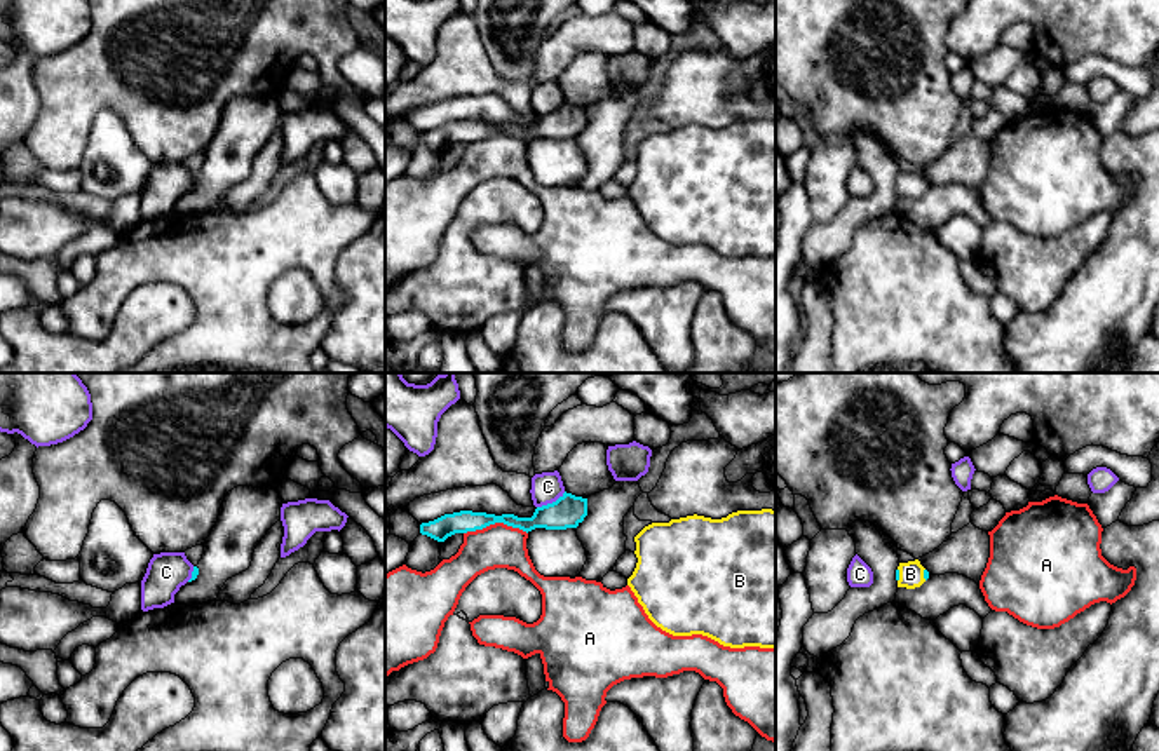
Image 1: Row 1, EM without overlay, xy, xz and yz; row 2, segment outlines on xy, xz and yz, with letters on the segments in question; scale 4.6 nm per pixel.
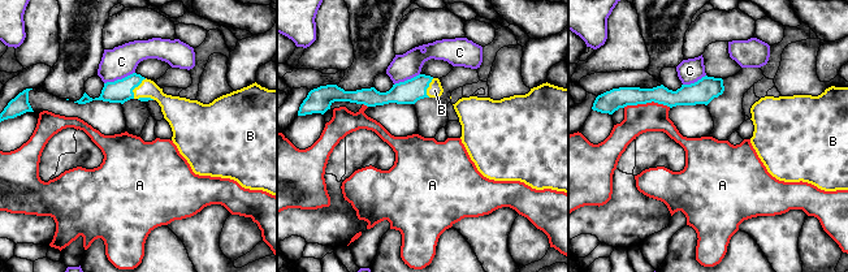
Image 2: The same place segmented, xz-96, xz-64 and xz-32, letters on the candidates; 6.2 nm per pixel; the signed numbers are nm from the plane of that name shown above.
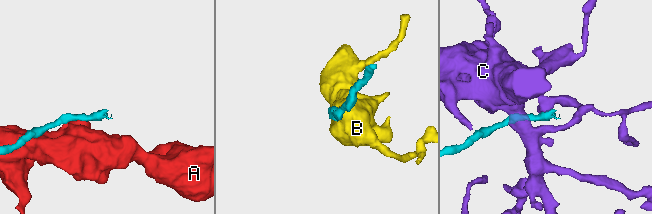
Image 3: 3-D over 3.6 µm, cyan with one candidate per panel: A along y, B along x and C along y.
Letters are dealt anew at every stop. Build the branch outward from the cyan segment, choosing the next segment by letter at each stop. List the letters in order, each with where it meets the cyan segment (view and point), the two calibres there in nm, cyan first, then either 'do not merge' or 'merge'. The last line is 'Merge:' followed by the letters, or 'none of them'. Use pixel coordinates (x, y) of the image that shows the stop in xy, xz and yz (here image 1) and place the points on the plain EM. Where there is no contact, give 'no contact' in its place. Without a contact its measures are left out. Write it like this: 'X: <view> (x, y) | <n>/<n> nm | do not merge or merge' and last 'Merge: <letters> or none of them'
A: xz (495, 131) | 120/200 nm | do not merge
B: yz (898, 185) | 20/110 nm | merge
C: xz (553, 112) | 150/140 nm | do not merge
Merge: B

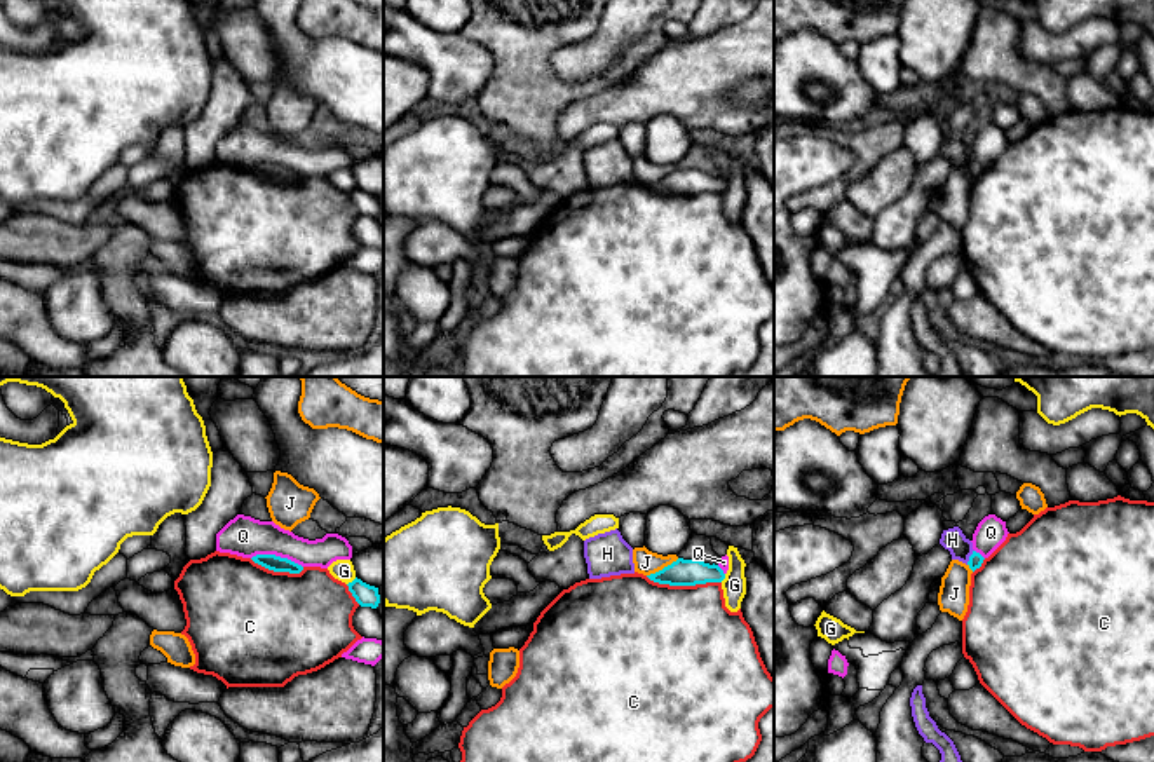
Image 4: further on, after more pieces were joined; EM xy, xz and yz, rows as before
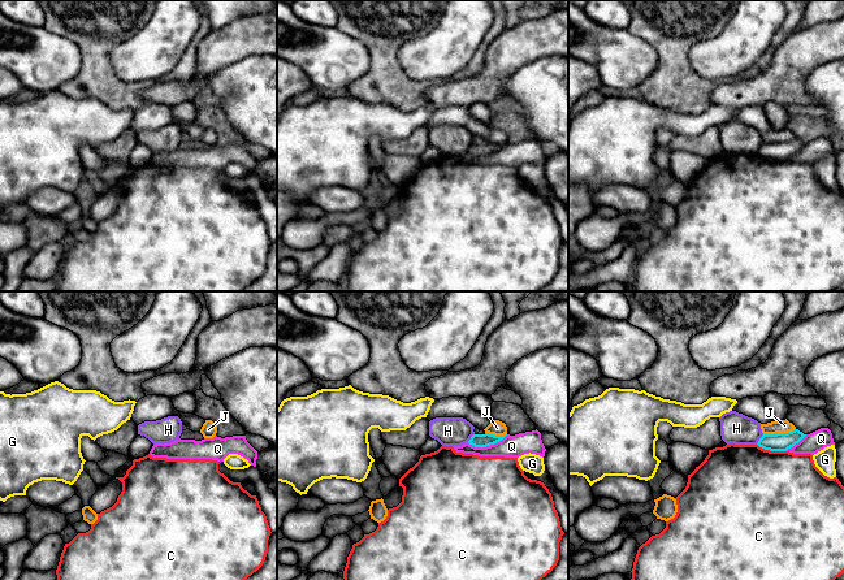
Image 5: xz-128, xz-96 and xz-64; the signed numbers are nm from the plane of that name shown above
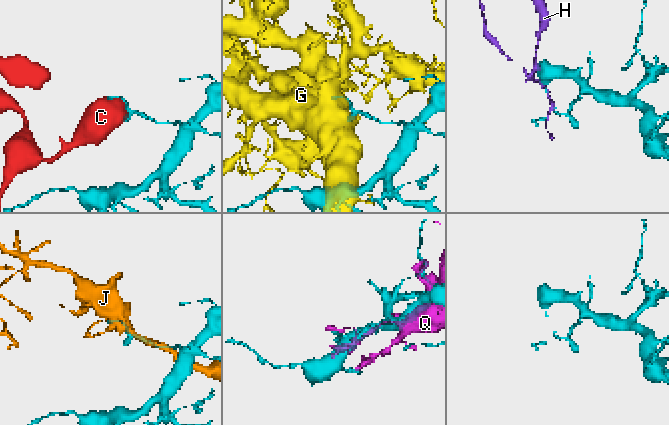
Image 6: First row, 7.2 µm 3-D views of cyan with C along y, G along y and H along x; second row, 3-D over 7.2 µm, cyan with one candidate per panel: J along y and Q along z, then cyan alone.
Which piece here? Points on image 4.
C: xz (684, 194) | 130/500 nm | do not merge
G: xy (352, 190) | 100/100 nm | do not merge
H: yz (970, 166) | 70/110 nm | do not merge
J: xz (665, 176) | 130/110 nm | do not merge
Q: xy (278, 166) | 70/190 nm | do not merge
Merge: none of them

